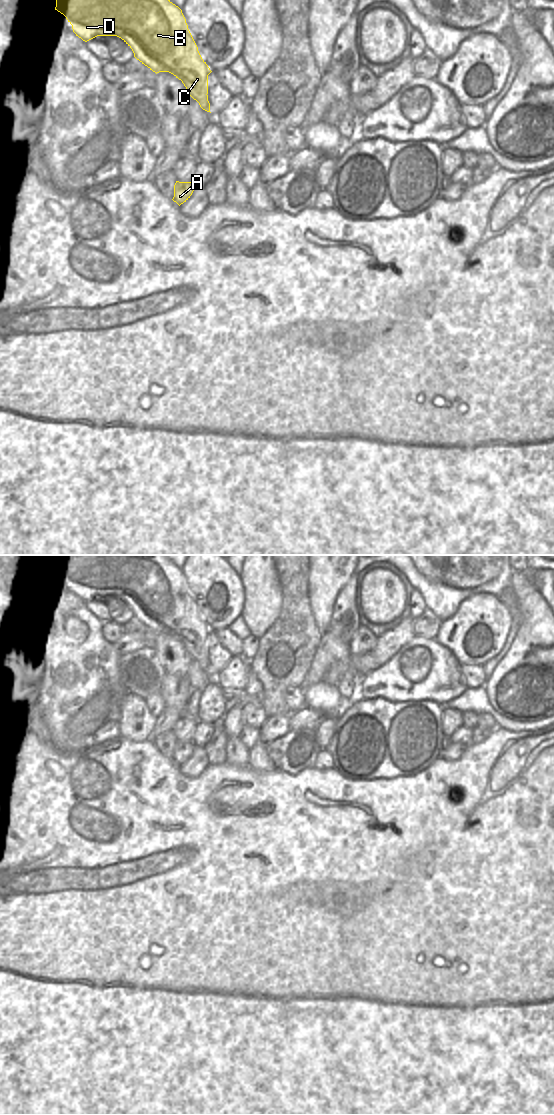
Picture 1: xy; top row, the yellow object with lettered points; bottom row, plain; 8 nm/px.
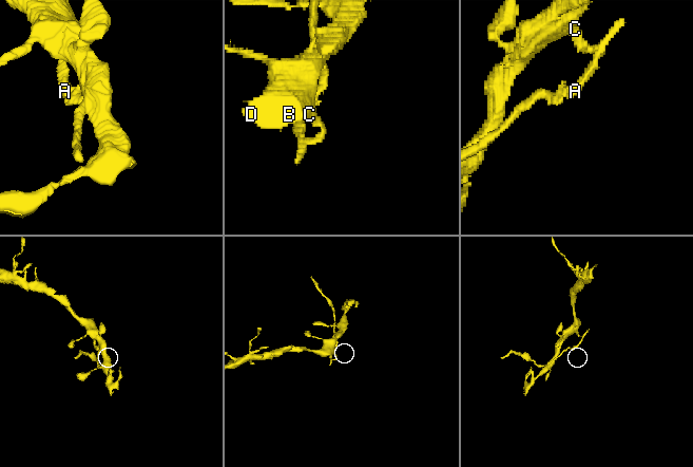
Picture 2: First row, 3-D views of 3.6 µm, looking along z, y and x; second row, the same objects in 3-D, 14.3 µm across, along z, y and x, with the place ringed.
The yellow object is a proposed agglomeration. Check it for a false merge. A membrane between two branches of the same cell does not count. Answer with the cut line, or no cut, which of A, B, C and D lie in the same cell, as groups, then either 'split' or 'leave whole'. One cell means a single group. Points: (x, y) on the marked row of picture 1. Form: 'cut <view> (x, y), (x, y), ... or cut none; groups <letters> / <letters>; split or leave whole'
cut xy (206, 94), (201, 96), (198, 102); groups A / B C D; split

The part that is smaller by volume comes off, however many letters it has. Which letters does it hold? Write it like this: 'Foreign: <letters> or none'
Foreign: A

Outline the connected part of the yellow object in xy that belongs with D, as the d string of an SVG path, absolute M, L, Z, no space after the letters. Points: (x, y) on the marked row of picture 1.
M56 0L55 10L63 14L68 22L72 25L73 32L87 42L97 36L117 36L121 38L133 51L134 57L142 64L147 66L150 70L156 74L159 72L169 72L176 78L182 81L186 87L188 94L197 102L200 101L200 97L205 97L208 94L208 75L212 72L206 62L202 59L198 47L188 29L186 19L182 13L182 10L173 4L170 0Z

